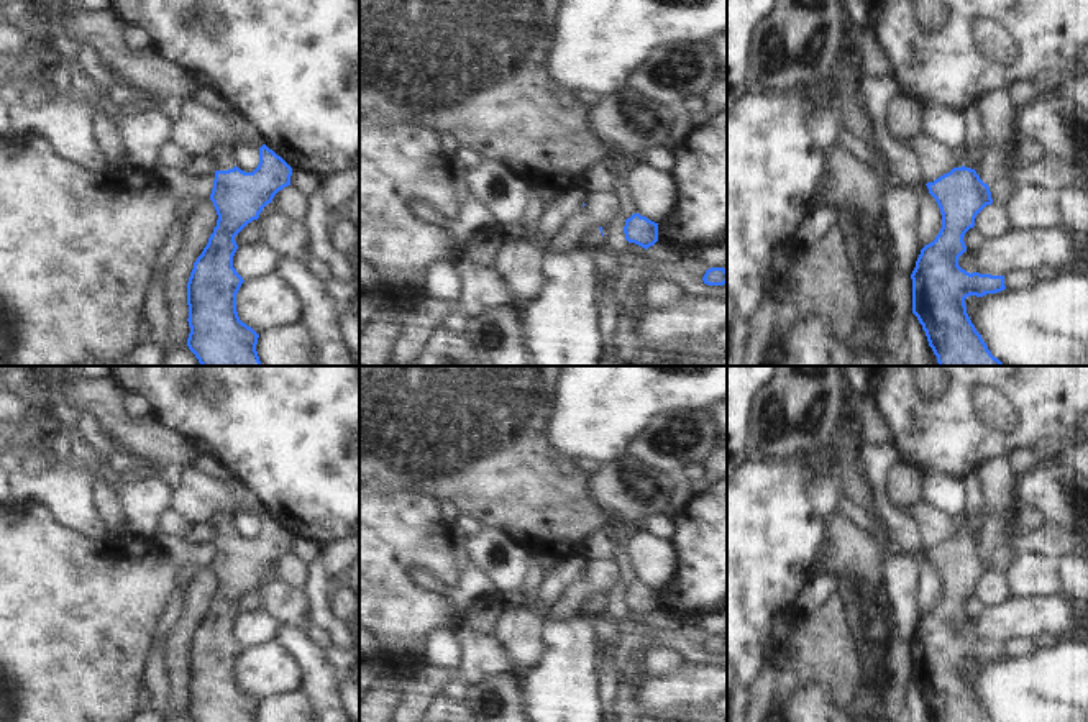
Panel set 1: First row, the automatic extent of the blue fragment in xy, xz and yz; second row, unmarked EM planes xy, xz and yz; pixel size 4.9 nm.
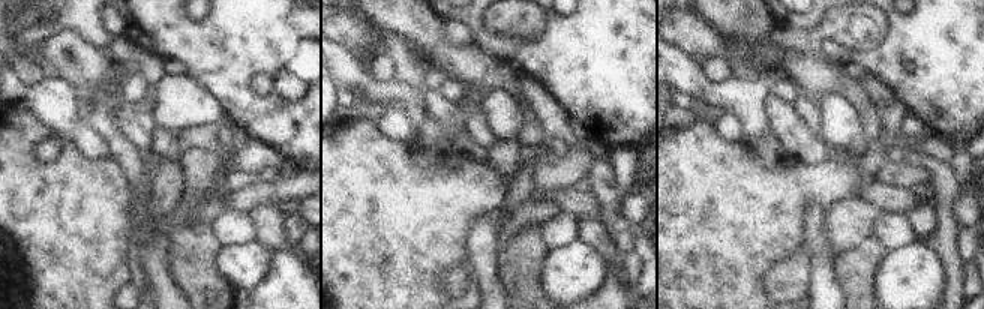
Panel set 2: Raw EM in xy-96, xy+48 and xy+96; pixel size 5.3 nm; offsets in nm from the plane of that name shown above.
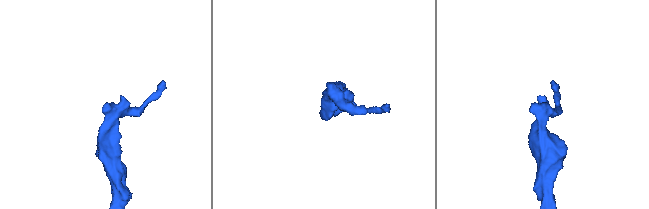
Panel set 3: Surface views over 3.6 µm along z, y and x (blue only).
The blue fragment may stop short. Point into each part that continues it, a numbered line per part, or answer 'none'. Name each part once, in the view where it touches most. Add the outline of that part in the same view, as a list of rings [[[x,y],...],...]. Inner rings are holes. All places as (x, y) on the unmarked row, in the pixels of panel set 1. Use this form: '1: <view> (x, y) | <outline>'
1: xy (224, 527) | [[[230,515],[213,517],[210,523],[215,527],[217,538],[228,538],[235,535]]]

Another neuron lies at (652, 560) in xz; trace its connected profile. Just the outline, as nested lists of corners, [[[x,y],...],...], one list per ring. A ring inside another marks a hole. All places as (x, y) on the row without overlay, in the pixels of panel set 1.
[[[642,527],[630,528],[627,558],[635,579],[655,591],[673,579],[674,551],[671,543],[648,535]]]

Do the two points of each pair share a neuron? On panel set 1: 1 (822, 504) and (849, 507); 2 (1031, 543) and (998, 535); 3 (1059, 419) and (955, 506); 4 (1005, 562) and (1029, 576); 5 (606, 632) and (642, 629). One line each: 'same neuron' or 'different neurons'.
1: same neuron
2: different neurons
3: different neurons
4: different neurons
5: same neuron

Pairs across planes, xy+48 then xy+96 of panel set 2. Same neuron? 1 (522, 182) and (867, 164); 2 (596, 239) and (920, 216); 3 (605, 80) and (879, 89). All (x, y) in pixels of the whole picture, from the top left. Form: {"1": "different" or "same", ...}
{"1": "same", "2": "same", "3": "different"}

